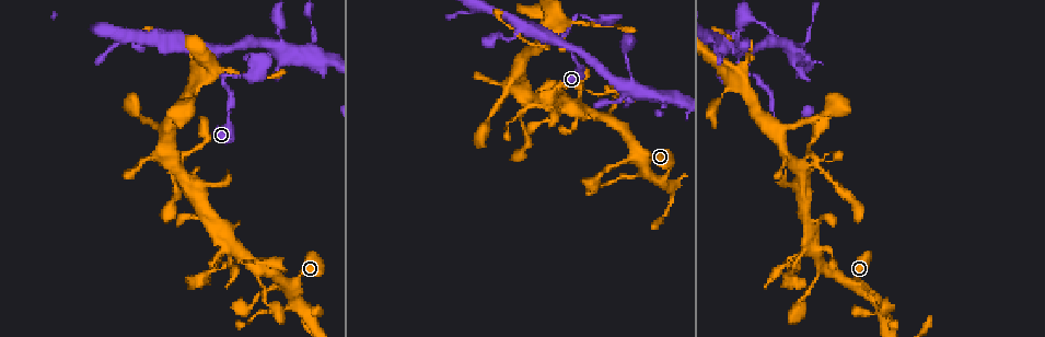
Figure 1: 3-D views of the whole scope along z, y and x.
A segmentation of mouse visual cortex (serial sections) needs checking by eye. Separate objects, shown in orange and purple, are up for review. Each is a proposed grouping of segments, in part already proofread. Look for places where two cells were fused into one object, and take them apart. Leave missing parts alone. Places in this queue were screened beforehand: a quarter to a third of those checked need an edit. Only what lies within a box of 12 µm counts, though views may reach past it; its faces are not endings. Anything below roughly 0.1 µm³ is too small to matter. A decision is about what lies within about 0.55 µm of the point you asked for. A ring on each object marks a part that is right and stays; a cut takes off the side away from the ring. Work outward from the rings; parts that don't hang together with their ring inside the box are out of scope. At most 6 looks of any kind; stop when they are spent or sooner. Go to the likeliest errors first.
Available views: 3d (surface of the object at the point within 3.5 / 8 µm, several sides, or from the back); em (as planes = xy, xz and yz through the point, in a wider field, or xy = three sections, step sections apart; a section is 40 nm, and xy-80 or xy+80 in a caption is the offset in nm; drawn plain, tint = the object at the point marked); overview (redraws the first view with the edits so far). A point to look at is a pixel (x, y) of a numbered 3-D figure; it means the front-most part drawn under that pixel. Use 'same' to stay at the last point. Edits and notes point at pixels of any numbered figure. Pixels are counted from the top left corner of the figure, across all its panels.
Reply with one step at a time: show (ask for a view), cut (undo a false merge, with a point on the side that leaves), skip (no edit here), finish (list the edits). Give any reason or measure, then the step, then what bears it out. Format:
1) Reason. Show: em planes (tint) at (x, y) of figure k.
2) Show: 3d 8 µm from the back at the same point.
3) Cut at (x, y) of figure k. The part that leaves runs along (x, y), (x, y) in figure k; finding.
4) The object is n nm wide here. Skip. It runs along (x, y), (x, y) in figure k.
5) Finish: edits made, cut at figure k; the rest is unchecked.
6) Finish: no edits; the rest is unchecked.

Sharp bend. Show: 3d 3.5 µm at (218, 52) of figure 1.

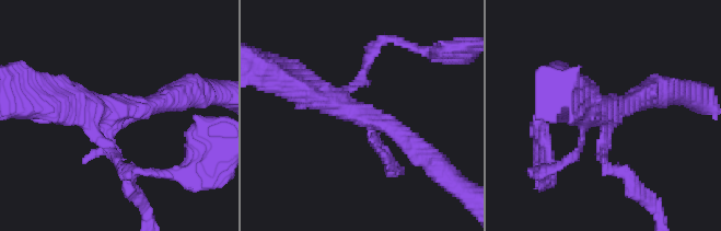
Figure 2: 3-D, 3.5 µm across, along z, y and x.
Need the tissue. Show: em xy step 5 (tint) at (608, 118) of figure 2.

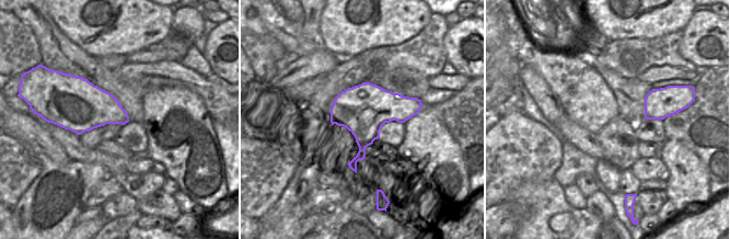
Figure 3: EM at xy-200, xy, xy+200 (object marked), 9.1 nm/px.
The arms are 150, 150, 300, 450 nm wide. Skip. It runs along (125, 174), (108, 150), (112, 117), (172, 96) in figure 2; one cell here.

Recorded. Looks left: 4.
Sharp bend. Show: 3d 3.5 µm at (583, 87) of figure 1.

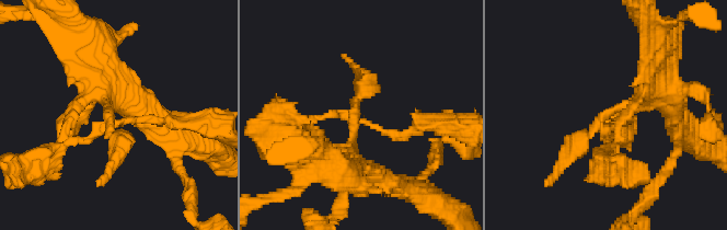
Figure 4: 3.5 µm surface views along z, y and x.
Shape alone is not enough. Show: em xy step 5 (tint) at (611, 118) of figure 4.

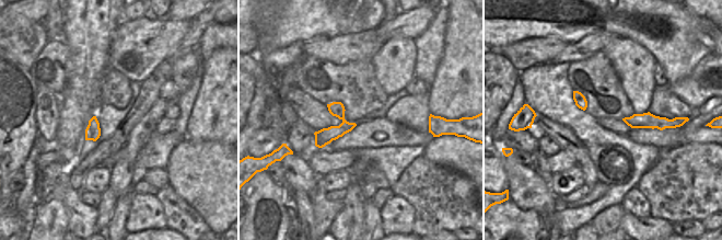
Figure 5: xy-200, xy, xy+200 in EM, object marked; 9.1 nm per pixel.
Cut at (394, 137) of figure 4. The part that leaves runs along (362, 123), (396, 136), (427, 123), (460, 125) in figure 4; a second cell is stuck on.

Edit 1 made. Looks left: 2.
Show: 3d 3.5 µm from the back at (276, 47) of figure 1.

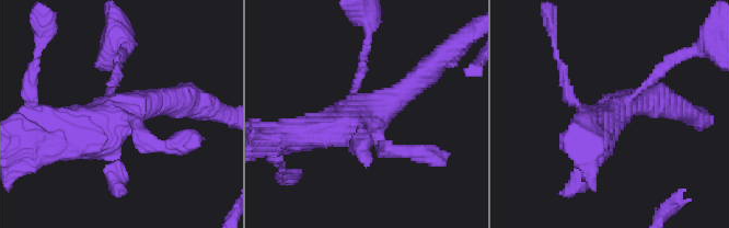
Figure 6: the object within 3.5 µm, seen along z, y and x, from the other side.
Now the EM. Show: em xy step 1 (tint) at (118, 109) of figure 6.

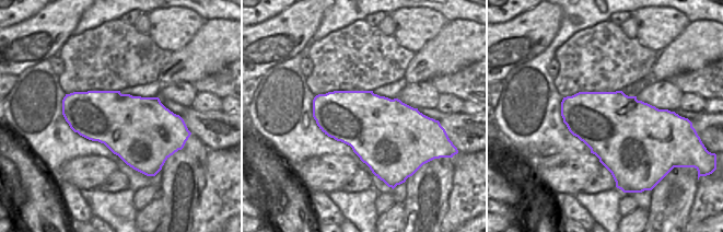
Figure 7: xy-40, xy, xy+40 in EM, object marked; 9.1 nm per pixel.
Skip. It runs along (426, 72), (386, 105), (302, 134) in figure 6; all the same cell.

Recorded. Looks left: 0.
Finish: edits made, cut at figure 4; the rest is unchecked.

